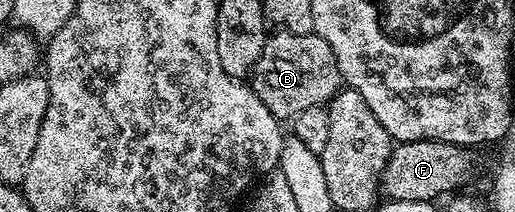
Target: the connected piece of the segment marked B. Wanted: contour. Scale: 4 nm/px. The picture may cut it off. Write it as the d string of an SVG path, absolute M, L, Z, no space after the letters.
M279 30L272 33L263 45L255 69L249 75L249 85L275 118L290 120L305 108L327 106L339 93L344 81L337 68L337 56L333 56L333 48L325 44L320 34L294 34Z

